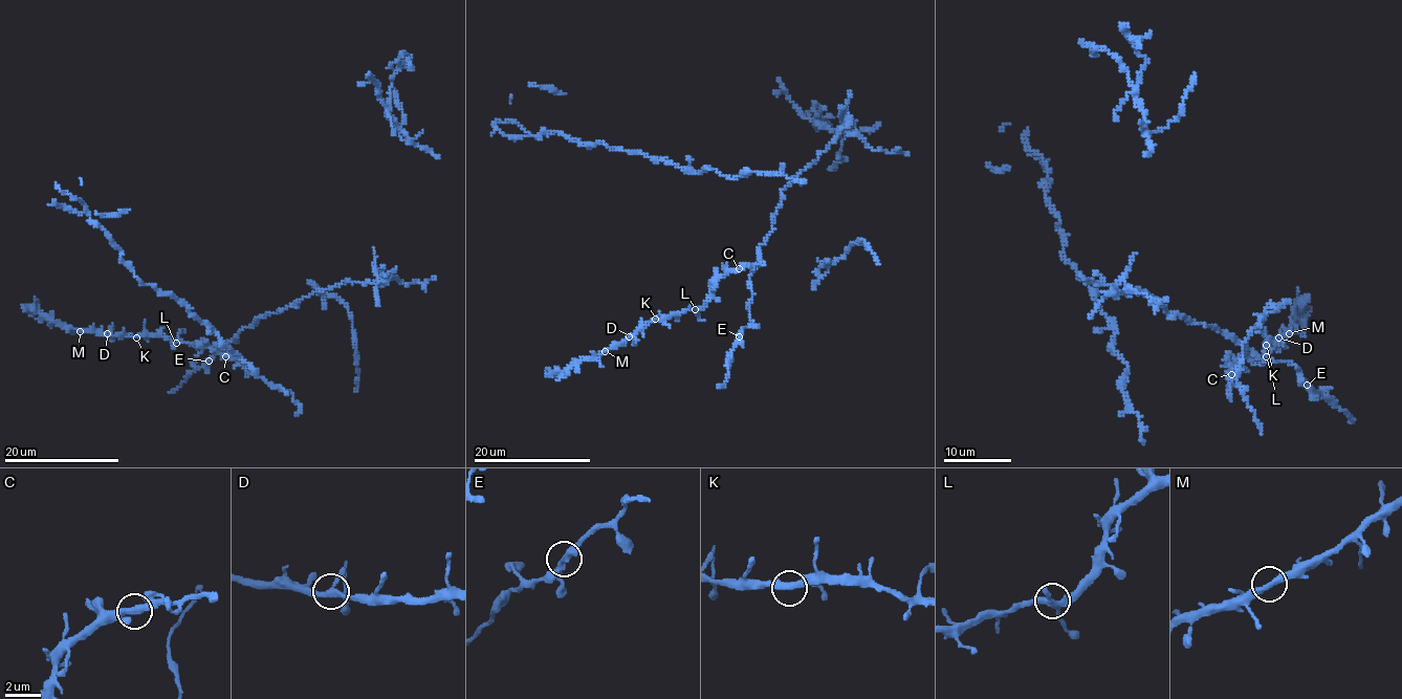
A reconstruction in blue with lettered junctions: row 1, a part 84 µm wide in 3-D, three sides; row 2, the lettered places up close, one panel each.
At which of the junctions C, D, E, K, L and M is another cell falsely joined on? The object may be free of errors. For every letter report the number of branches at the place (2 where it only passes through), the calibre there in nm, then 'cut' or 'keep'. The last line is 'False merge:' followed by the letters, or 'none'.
C: 2 branches meet; 400 nm thick; keep
D: 5 branches meet; 280 nm thick; keep
E: 2 branches meet; 380 nm thick; cut
K: 2 branches meet; 360 nm thick; keep
L: 4 branches meet; 320 nm thick; keep
M: 2 branches meet; 360 nm thick; keep
False merge: E

